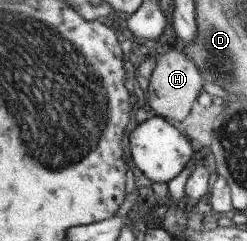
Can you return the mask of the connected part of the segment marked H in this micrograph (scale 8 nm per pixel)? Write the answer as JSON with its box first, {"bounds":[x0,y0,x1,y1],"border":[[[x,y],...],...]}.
{"bounds":[148,50,203,122],"border":[[[178,50],[161,52],[156,59],[156,68],[149,80],[148,105],[153,114],[170,122],[182,122],[190,114],[194,101],[203,90],[202,76],[196,64]]]}

